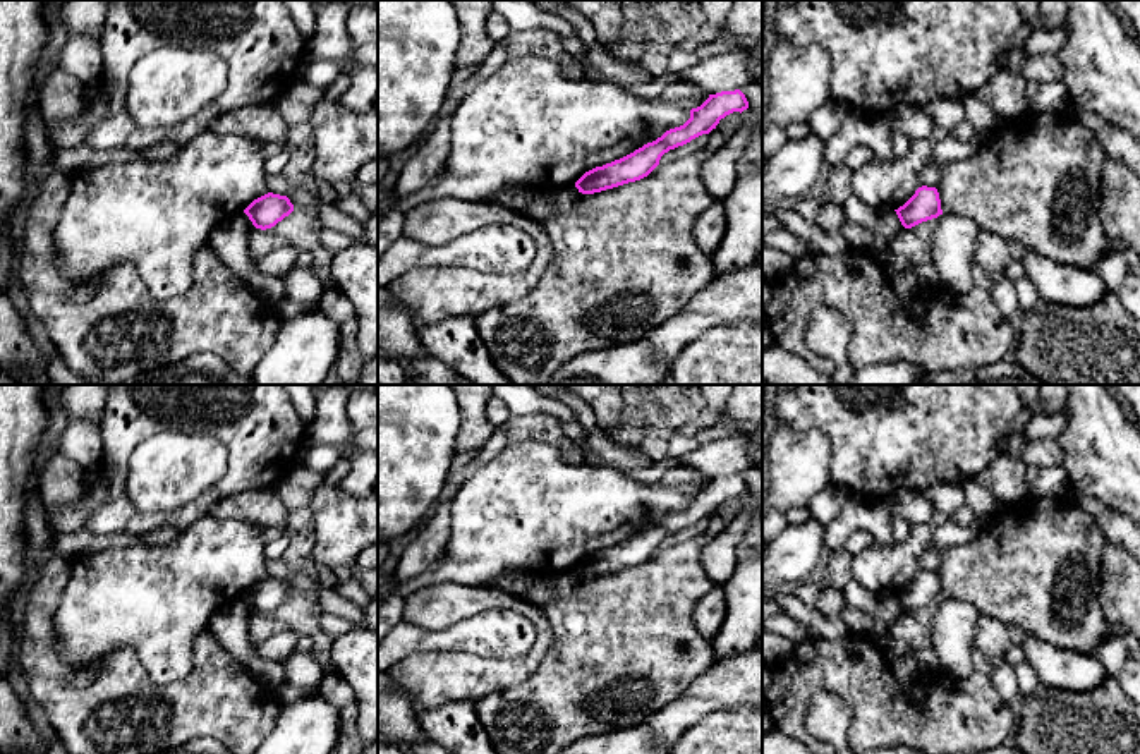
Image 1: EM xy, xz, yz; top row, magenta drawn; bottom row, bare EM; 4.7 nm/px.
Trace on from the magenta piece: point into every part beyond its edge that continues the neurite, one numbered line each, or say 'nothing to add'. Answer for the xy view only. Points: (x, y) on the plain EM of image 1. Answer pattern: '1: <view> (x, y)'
nothing to add

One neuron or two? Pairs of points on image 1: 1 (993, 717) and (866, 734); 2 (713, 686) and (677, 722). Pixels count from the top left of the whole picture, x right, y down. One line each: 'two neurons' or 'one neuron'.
1: one neuron
2: one neuron

